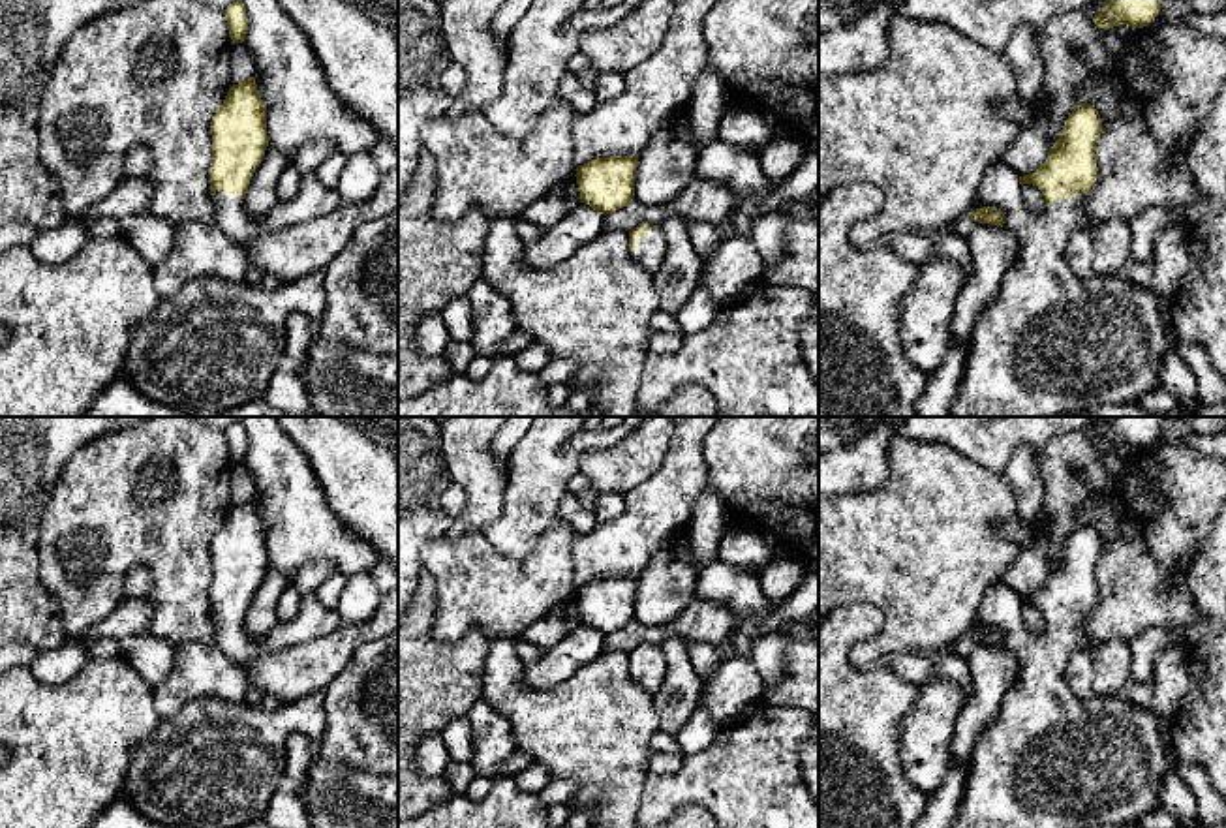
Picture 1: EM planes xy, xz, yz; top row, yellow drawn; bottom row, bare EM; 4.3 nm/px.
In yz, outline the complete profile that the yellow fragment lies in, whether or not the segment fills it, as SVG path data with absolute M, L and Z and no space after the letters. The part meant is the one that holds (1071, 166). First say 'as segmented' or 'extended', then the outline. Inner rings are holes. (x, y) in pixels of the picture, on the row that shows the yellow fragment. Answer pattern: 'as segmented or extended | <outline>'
extended | M1080 103L1034 173L1019 176L1003 160L986 171L969 214L978 223L1010 229L1019 240L1019 252L995 300L974 321L948 417L1072 415L1108 404L1136 404L1160 385L1164 355L1175 344L1166 334L1158 297L1125 274L1078 278L1065 261L1068 237L1095 225L1087 203L1098 176L1095 148L1100 133L1102 118L1095 105ZM1023 184L1042 192L1044 214L1027 208Z

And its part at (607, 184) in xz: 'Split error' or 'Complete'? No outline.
Split error

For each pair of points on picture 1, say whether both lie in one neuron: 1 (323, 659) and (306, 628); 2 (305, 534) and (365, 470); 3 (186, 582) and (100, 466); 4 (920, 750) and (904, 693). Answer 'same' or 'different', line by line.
1: different
2: different
3: same
4: different

